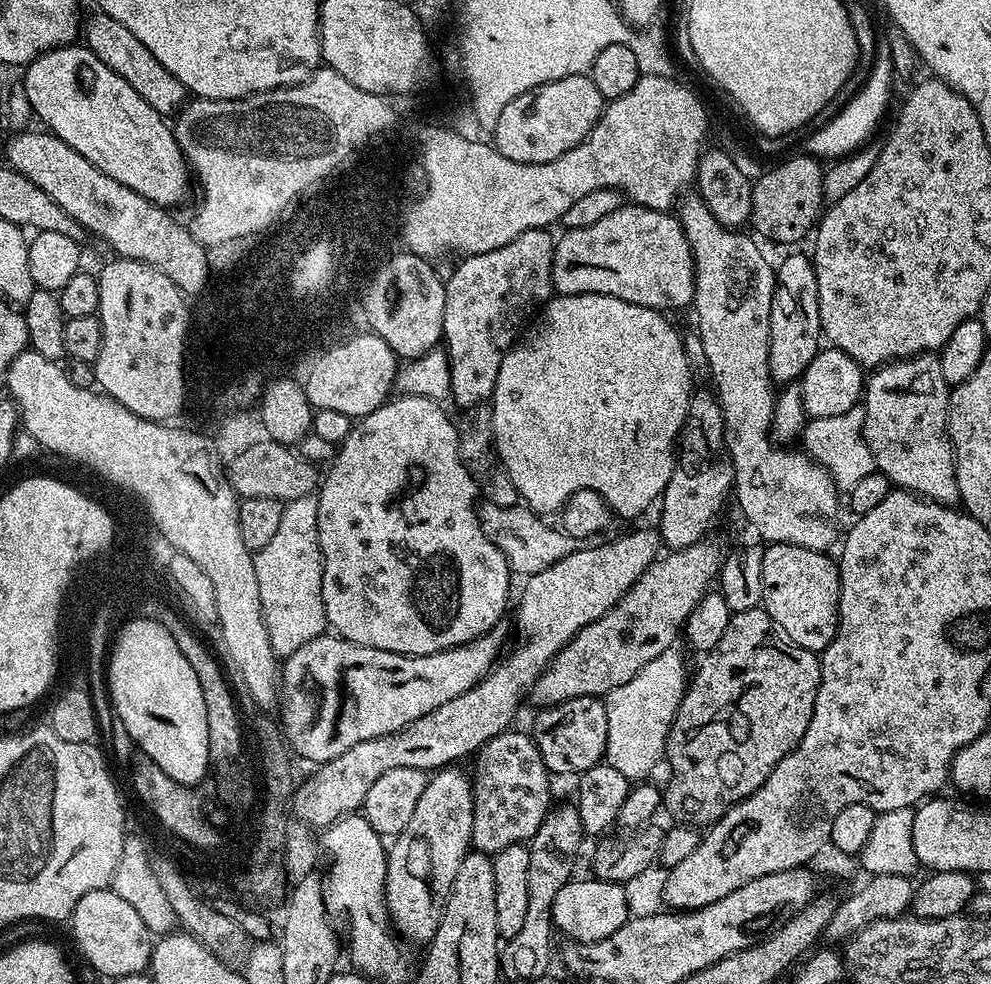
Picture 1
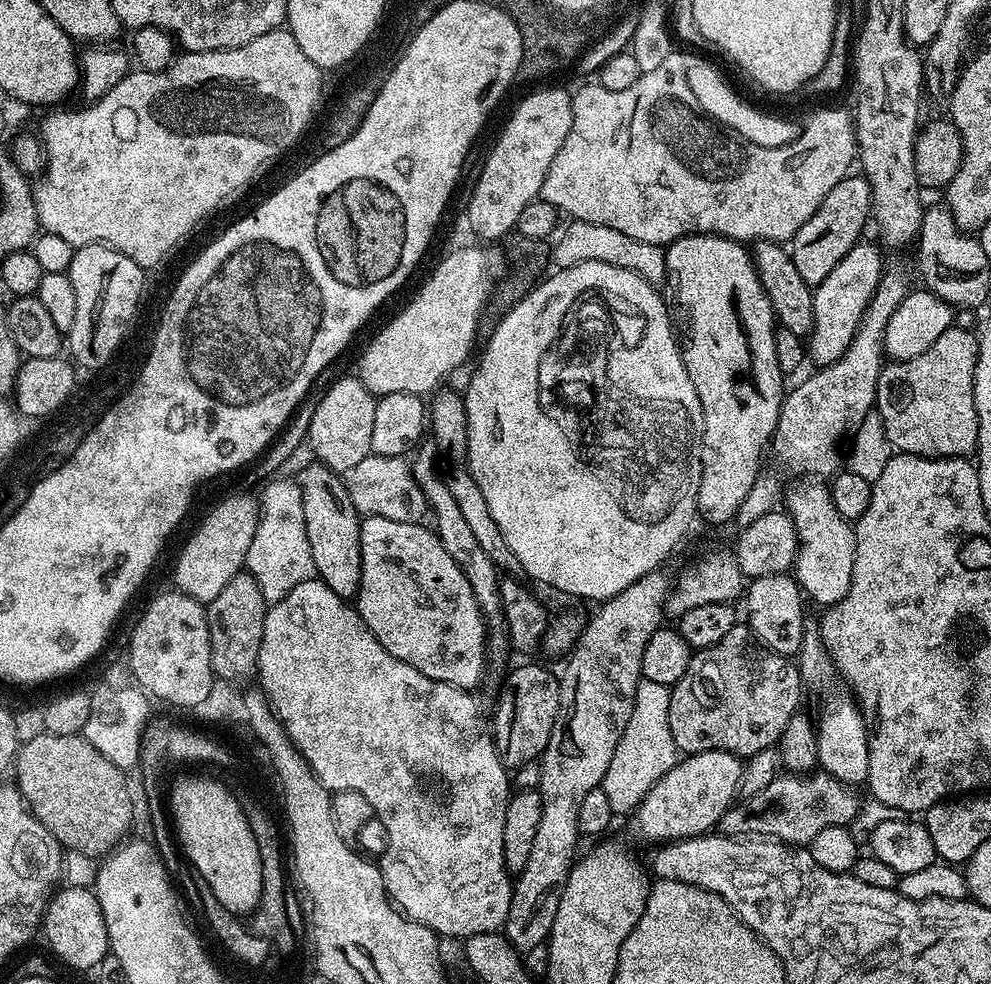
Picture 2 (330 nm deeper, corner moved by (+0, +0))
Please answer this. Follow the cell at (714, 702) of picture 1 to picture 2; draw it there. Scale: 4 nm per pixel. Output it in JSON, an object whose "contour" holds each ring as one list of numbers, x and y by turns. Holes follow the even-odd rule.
{"contour":[[737,622,730,630,730,634,726,634,726,638,722,638,722,642,718,642,709,648,699,649,693,655,690,666,686,670,686,674,682,674,679,682,671,685,672,693,670,694,670,734,674,734,674,742,677,749,681,753,691,754,694,752,729,752,741,758,747,758,758,754,758,750,766,750,767,748,779,745,780,735,786,730,786,726,790,722,792,716,797,715,800,704,800,692,802,693,802,681,800,678,800,669,789,657,781,656,778,652,771,652,769,648,761,646,754,639,751,631,743,623]]}

